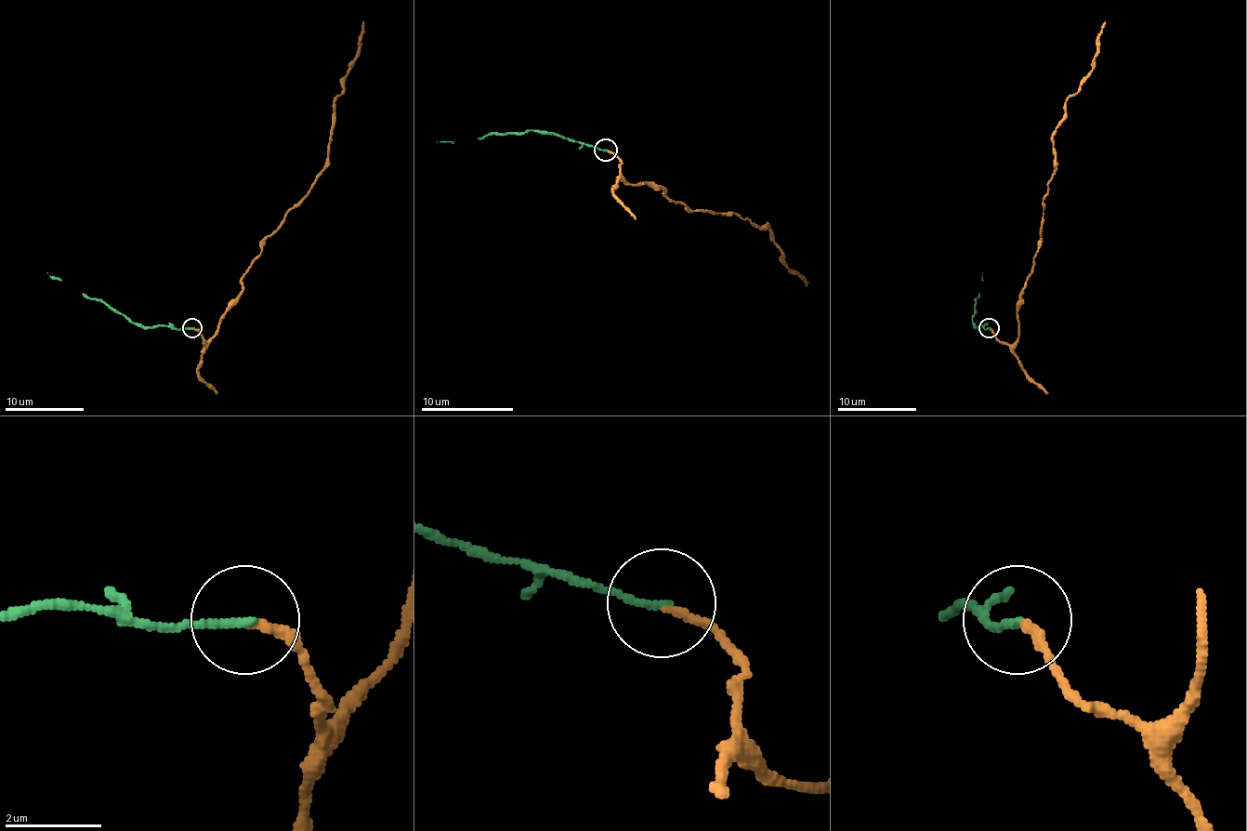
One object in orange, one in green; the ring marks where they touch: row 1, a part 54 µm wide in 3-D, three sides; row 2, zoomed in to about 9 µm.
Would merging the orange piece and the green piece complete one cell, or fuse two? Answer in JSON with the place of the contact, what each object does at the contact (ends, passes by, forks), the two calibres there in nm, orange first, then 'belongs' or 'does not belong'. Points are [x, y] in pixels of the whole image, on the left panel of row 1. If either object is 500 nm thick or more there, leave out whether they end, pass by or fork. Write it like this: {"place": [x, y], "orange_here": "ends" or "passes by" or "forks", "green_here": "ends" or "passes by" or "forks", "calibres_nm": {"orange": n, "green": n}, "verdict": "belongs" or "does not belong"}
{"place": [191, 328], "orange_here": "ends", "green_here": "ends", "calibres_nm": {"orange": 160, "green": 150}, "verdict": "belongs"}

